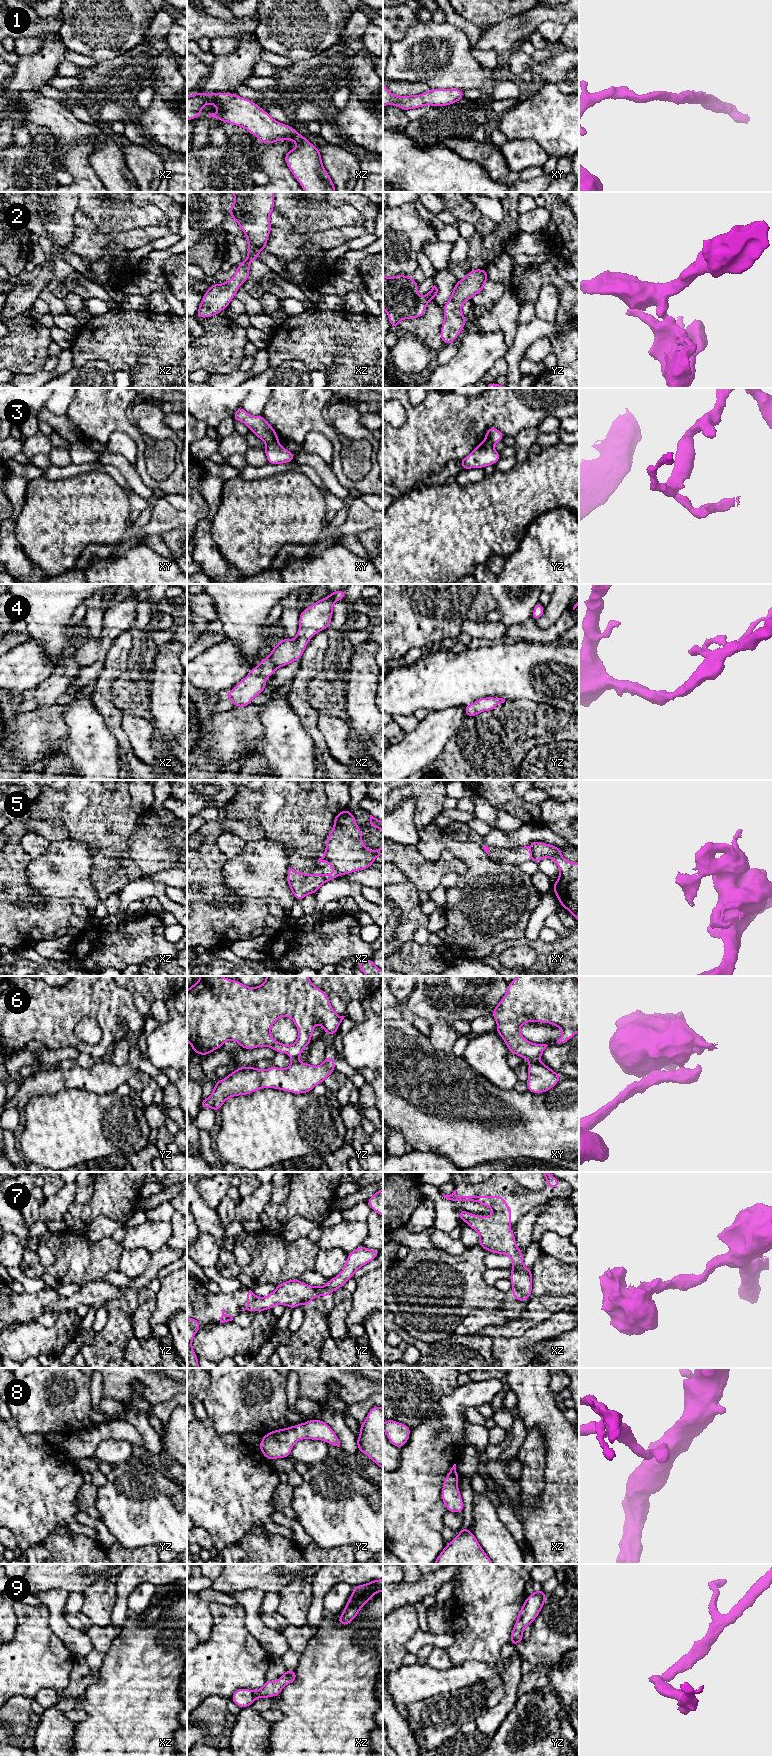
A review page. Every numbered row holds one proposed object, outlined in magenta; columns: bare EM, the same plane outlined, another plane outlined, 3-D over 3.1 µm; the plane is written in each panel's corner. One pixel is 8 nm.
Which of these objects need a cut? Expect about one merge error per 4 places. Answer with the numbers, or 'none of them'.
3, 5, 6, 9

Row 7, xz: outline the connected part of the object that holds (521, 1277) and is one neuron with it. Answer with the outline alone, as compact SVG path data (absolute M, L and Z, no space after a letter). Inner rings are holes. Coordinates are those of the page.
M456 1190L450 1195L442 1195L452 1201L473 1201L493 1210L491 1216L478 1216L465 1210L458 1211L458 1220L465 1221L468 1226L474 1229L480 1237L478 1246L487 1249L489 1253L505 1254L512 1261L511 1275L509 1280L512 1283L511 1293L513 1298L521 1302L526 1302L532 1295L532 1269L527 1268L523 1264L524 1254L516 1245L515 1234L511 1232L511 1206L505 1204L504 1196L457 1196Z

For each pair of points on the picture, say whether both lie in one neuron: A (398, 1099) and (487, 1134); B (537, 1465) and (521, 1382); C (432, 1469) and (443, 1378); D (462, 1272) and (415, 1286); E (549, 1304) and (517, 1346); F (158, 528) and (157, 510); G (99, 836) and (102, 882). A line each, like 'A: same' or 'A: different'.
A: same
B: different
C: different
D: same
E: different
F: same
G: same

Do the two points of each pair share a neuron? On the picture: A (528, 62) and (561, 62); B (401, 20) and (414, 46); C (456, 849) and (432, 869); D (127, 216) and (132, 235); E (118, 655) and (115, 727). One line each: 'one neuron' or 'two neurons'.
A: one neuron
B: two neurons
C: two neurons
D: two neurons
E: one neuron

